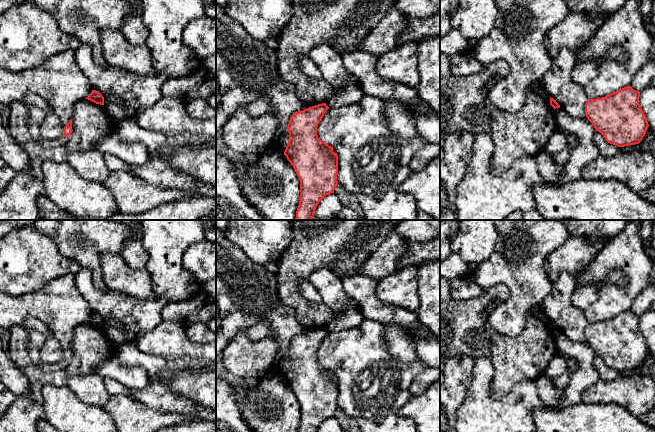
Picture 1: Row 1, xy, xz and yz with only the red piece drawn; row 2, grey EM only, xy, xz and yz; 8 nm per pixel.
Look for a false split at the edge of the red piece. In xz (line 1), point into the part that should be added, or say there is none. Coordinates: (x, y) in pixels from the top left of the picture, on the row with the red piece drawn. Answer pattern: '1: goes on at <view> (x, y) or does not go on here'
1: does not go on here

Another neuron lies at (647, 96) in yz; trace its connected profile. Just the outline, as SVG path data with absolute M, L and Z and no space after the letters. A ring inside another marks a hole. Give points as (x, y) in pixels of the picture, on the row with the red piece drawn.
M649 85L640 92L639 104L649 126L655 130L655 87Z

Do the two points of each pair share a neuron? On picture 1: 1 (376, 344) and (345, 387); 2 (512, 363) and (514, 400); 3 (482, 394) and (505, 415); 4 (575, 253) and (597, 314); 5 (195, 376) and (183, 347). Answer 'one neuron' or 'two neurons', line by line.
1: one neuron
2: two neurons
3: one neuron
4: two neurons
5: one neuron

